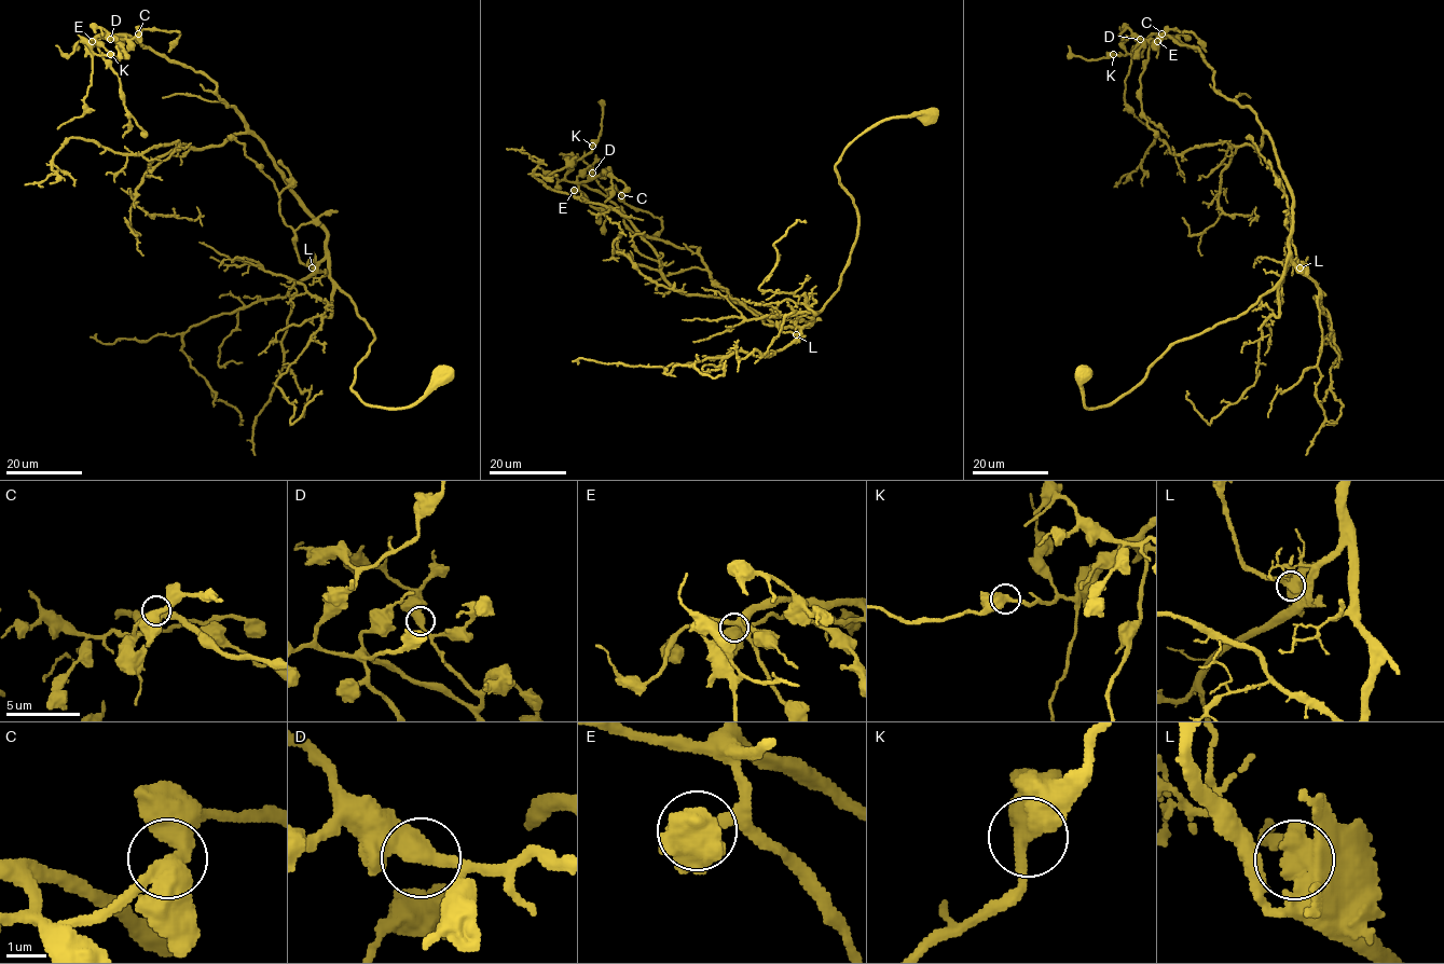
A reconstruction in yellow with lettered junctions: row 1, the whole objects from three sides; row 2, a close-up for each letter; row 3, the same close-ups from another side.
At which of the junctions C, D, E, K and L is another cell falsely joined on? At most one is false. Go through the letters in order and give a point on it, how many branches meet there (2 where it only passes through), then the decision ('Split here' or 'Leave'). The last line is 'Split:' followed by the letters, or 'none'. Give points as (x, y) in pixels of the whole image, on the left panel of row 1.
C: Place: (138, 33). Branches: 2. Leave
D: Place: (110, 39). Branches: 2. Leave
E: Place: (92, 41). Branches: 2. Leave
K: Place: (110, 54). Branches: 2. Leave
L: Place: (312, 267). Branches: 2. Leave
Split: none

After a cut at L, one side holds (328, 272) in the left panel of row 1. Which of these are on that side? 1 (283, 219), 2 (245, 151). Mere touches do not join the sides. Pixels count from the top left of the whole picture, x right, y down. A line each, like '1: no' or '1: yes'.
1: no
2: no

